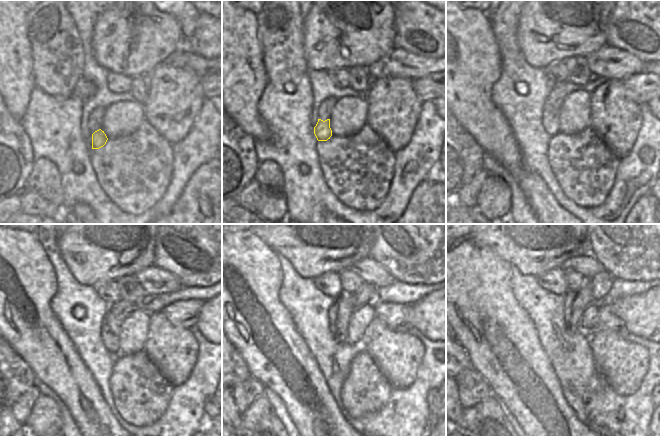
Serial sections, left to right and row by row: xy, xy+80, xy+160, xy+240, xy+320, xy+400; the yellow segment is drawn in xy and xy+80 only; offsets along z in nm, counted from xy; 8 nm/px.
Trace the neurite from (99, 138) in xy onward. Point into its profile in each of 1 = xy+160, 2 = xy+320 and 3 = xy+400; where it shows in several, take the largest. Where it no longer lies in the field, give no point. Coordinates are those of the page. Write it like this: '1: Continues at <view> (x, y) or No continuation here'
1: Continues at xy+160 (550, 123)
2: Continues at xy+320 (339, 315)
3: Continues at xy+400 (576, 301).

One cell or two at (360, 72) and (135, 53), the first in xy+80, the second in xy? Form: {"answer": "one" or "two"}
{"answer": "two"}

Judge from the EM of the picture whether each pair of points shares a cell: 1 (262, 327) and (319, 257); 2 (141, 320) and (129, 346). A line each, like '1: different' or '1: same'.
1: different
2: same

